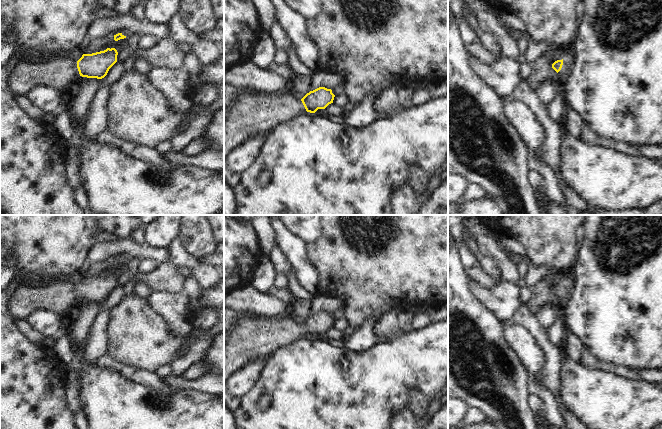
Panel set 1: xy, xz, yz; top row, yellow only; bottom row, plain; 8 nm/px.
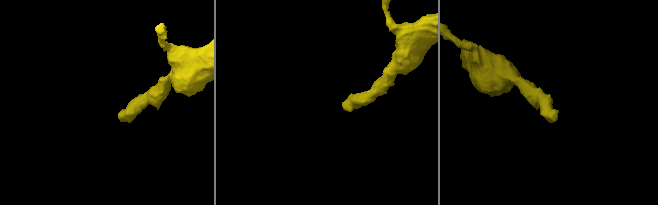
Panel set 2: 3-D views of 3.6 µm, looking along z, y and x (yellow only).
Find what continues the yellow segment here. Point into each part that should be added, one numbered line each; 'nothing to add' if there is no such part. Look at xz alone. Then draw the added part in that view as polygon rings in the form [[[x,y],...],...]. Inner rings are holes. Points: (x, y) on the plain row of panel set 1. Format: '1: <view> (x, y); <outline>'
1: xz (253, 339); [[[292,317],[281,321],[274,318],[266,320],[239,318],[236,326],[226,334],[224,339],[224,383],[237,369],[256,360],[265,360],[274,350],[306,336],[302,325]]]

